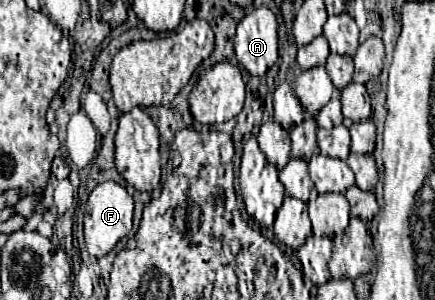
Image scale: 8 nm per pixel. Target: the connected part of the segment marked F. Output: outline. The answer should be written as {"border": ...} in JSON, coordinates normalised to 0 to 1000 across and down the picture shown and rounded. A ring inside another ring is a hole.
{"border":[[[234,607],[211,633],[193,713],[193,800],[207,853],[216,860],[244,853],[267,820],[267,807],[303,767],[303,707],[308,707],[308,673],[285,620],[267,607]]]}

